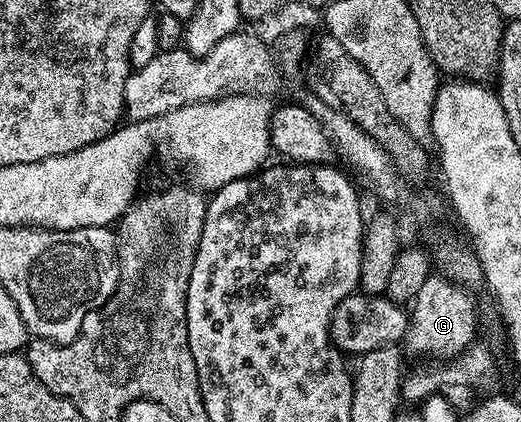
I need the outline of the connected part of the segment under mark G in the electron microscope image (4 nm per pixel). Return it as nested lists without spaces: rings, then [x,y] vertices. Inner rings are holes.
[[[432,273],[429,281],[417,293],[415,302],[410,304],[405,336],[406,350],[415,355],[432,355],[432,360],[446,361],[455,358],[462,351],[468,350],[476,342],[475,326],[479,323],[479,315],[475,312],[475,299],[470,295],[466,286],[454,283],[438,273]]]

